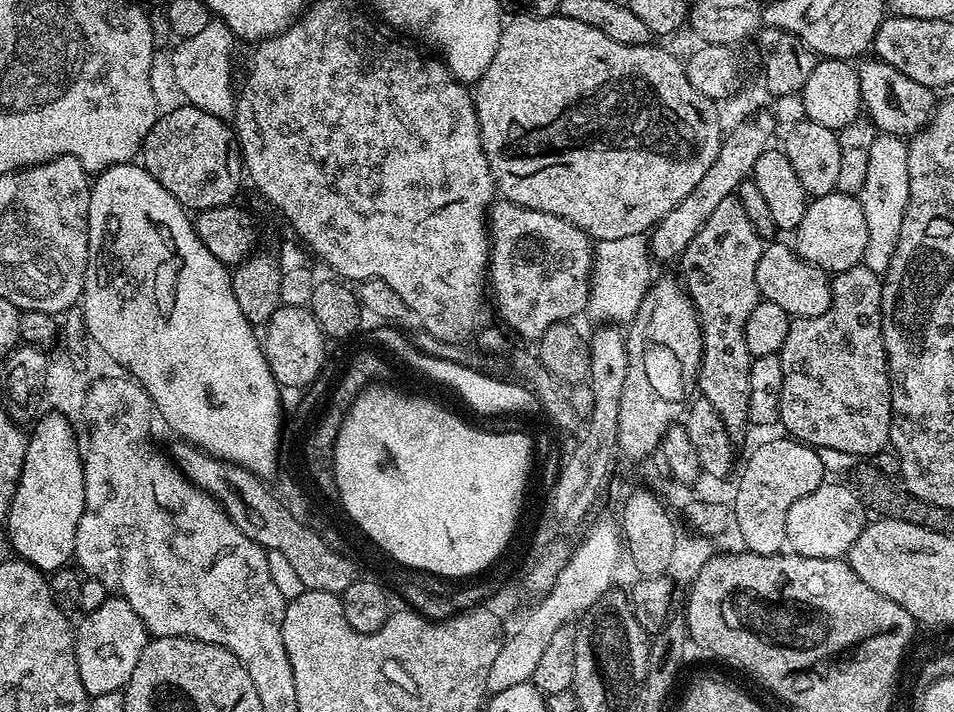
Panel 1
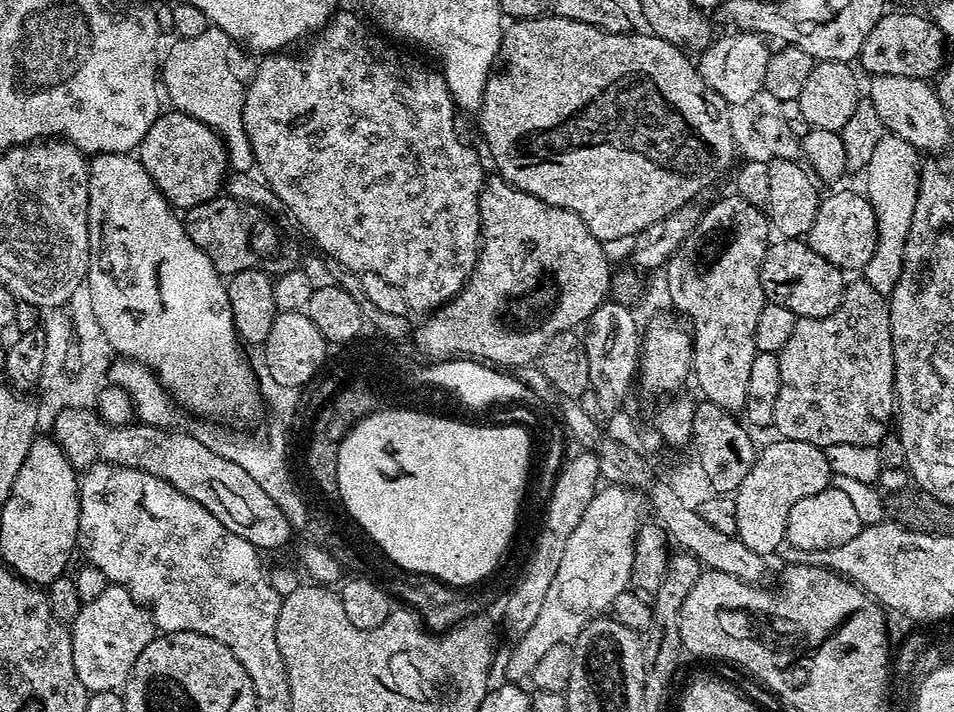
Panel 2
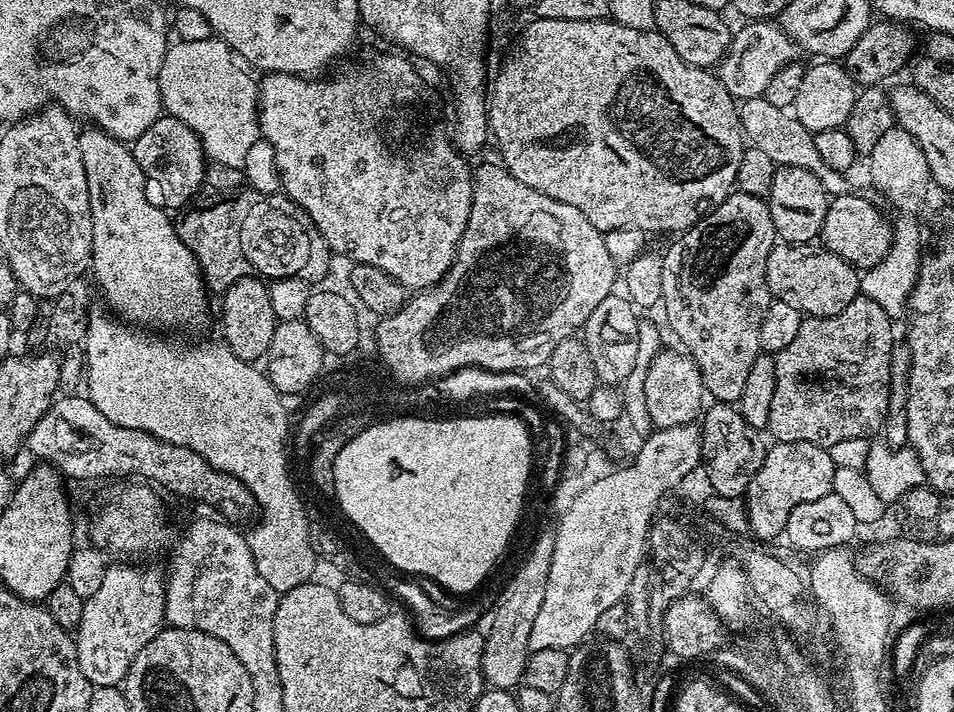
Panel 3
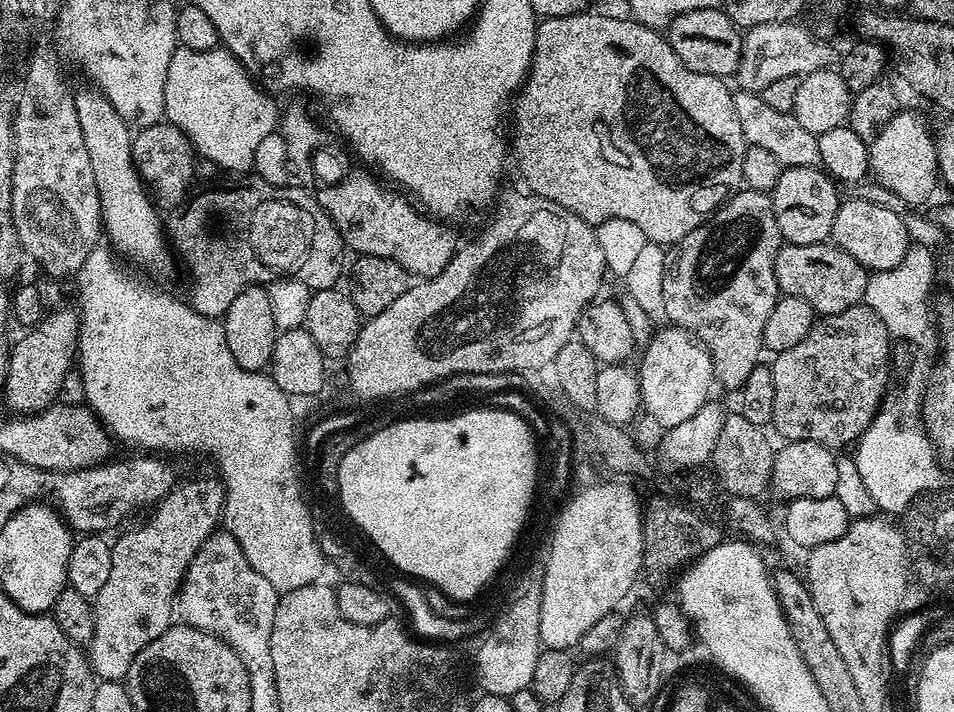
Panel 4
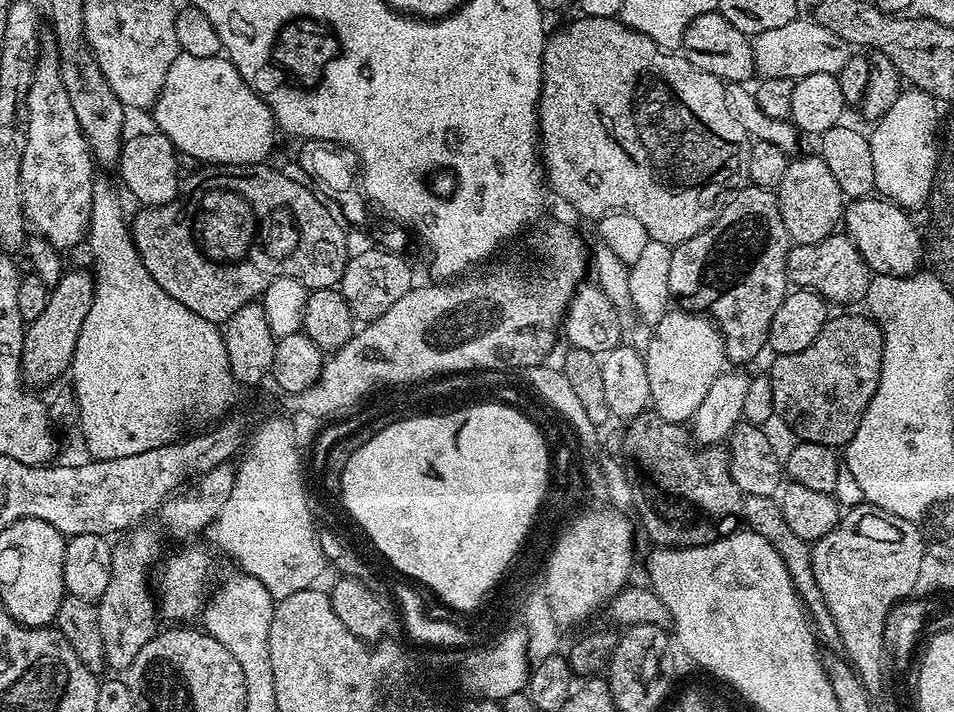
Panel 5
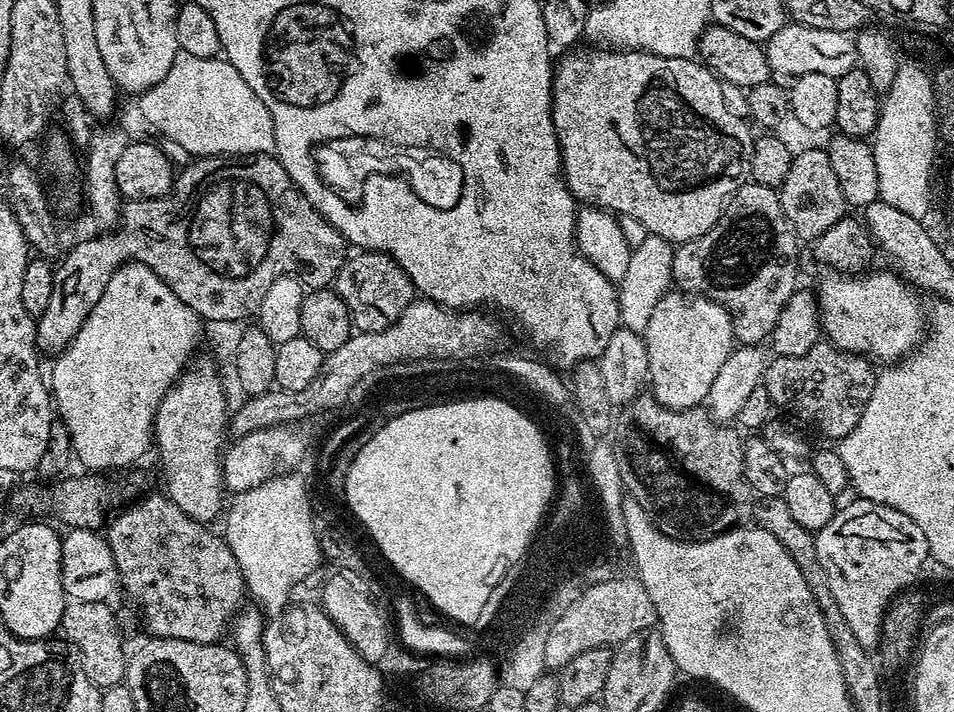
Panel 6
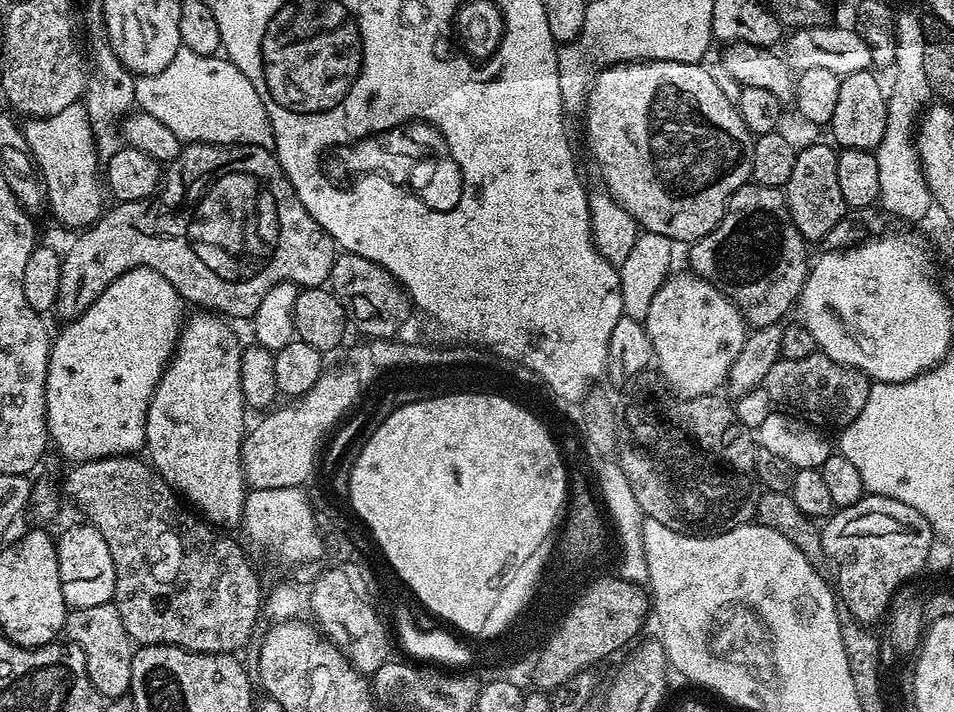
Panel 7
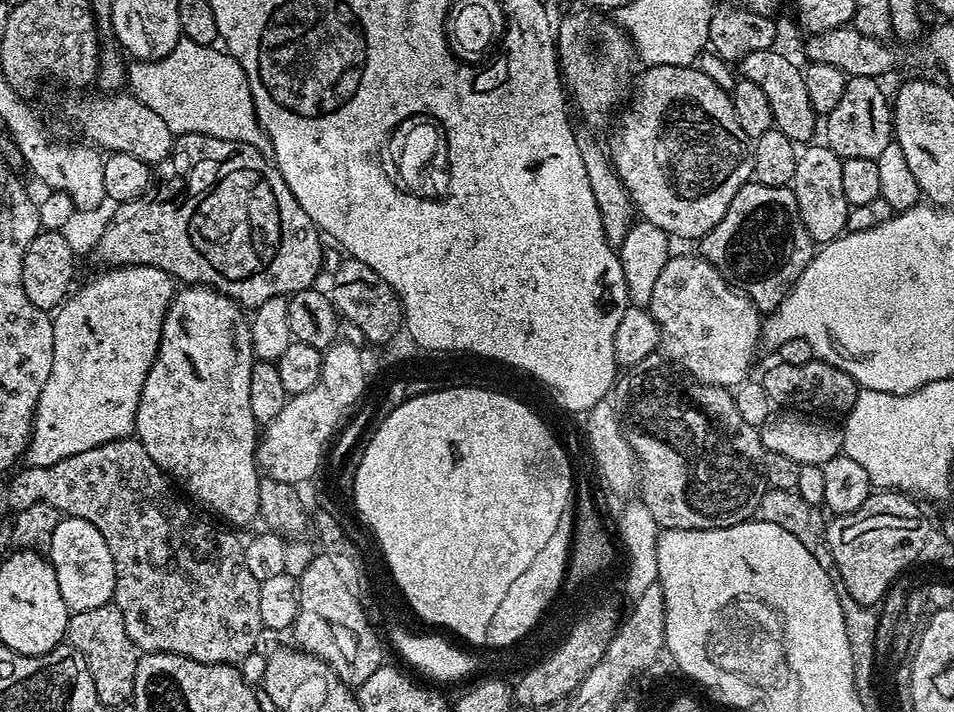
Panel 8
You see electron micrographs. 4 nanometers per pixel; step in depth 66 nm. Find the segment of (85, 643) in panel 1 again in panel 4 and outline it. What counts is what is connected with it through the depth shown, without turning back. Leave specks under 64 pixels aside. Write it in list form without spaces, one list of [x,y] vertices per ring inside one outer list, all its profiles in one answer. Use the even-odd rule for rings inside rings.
[[[215,475],[205,480],[188,480],[177,483],[166,495],[157,501],[151,509],[152,517],[145,524],[132,528],[111,541],[112,557],[110,574],[106,577],[102,590],[94,597],[94,634],[86,645],[89,665],[100,680],[123,681],[127,677],[134,658],[154,638],[172,627],[174,623],[174,605],[178,600],[180,585],[188,563],[198,554],[200,547],[208,541],[209,536],[218,528],[218,517],[224,511],[226,489]]]

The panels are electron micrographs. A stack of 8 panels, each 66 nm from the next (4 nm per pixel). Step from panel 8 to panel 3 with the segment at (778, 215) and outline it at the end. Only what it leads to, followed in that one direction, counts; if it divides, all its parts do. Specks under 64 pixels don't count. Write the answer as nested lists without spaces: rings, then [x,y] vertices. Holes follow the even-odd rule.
[[[736,190],[732,195],[726,197],[717,208],[711,212],[701,215],[693,228],[683,233],[668,249],[663,249],[662,255],[662,309],[664,316],[668,319],[668,328],[685,344],[687,355],[691,356],[693,362],[698,366],[704,382],[704,391],[713,401],[735,405],[740,399],[742,389],[746,383],[746,377],[750,375],[750,366],[754,366],[754,358],[762,354],[760,346],[760,335],[762,334],[762,318],[766,318],[766,310],[772,305],[774,299],[770,286],[766,280],[766,260],[770,258],[770,250],[778,242],[774,230],[774,218],[770,218],[767,199],[759,196],[751,196],[745,192]]]

